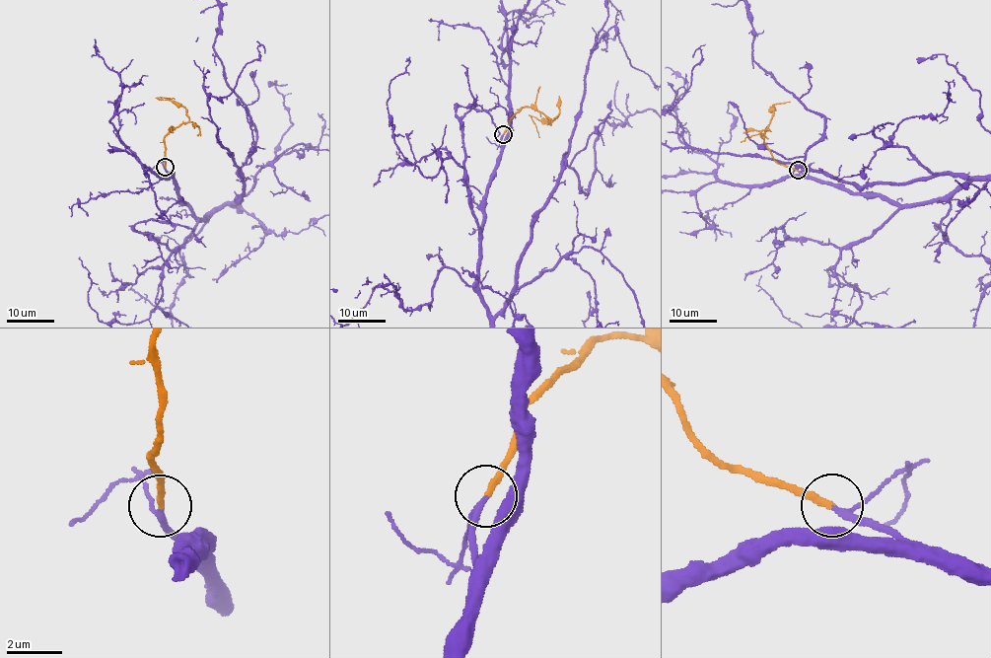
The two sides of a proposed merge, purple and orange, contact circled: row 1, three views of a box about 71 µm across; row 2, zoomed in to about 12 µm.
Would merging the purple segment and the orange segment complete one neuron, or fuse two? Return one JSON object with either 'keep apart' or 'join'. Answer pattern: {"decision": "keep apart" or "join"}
{"decision": "join"}

